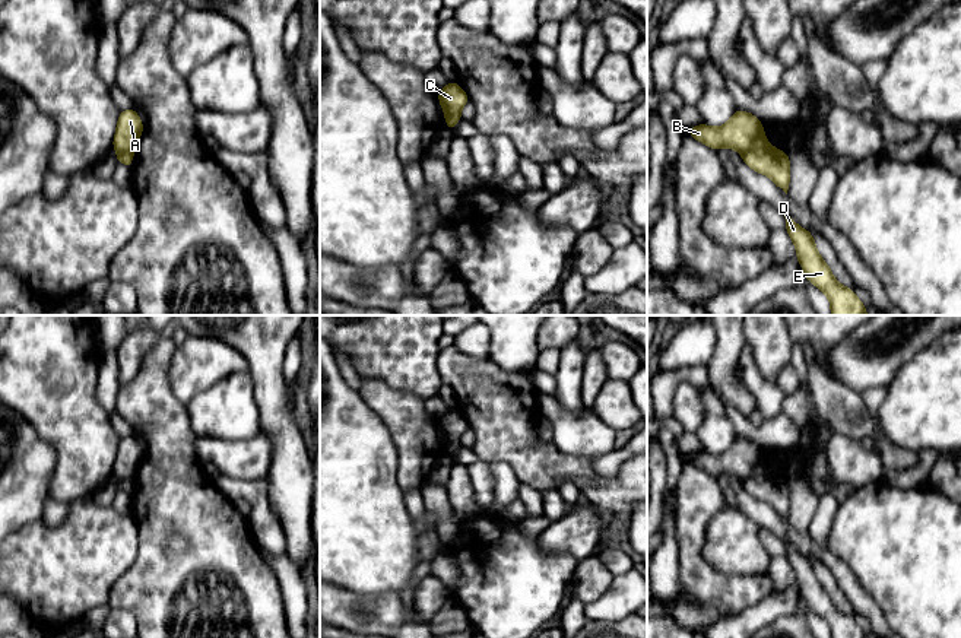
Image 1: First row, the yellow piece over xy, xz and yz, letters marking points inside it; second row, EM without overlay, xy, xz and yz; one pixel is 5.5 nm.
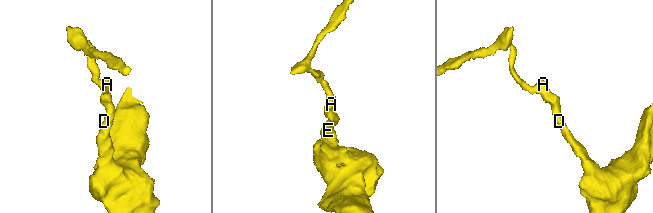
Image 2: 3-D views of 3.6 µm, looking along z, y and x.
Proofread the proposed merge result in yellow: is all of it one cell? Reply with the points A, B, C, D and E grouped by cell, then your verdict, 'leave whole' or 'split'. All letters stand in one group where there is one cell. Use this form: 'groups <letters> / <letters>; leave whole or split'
groups A B / C D E; split

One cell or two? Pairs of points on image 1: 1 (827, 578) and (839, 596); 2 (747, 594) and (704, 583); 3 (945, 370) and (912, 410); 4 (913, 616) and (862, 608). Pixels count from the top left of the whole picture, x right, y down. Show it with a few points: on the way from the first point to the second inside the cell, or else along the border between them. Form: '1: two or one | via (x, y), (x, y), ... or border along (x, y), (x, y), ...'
1: one | via (828, 583), (836, 592)
2: one | via (736, 593), (714, 593)
3: one | via (942, 380), (922, 400)
4: two | border along (859, 584), (879, 608), (887, 622)

